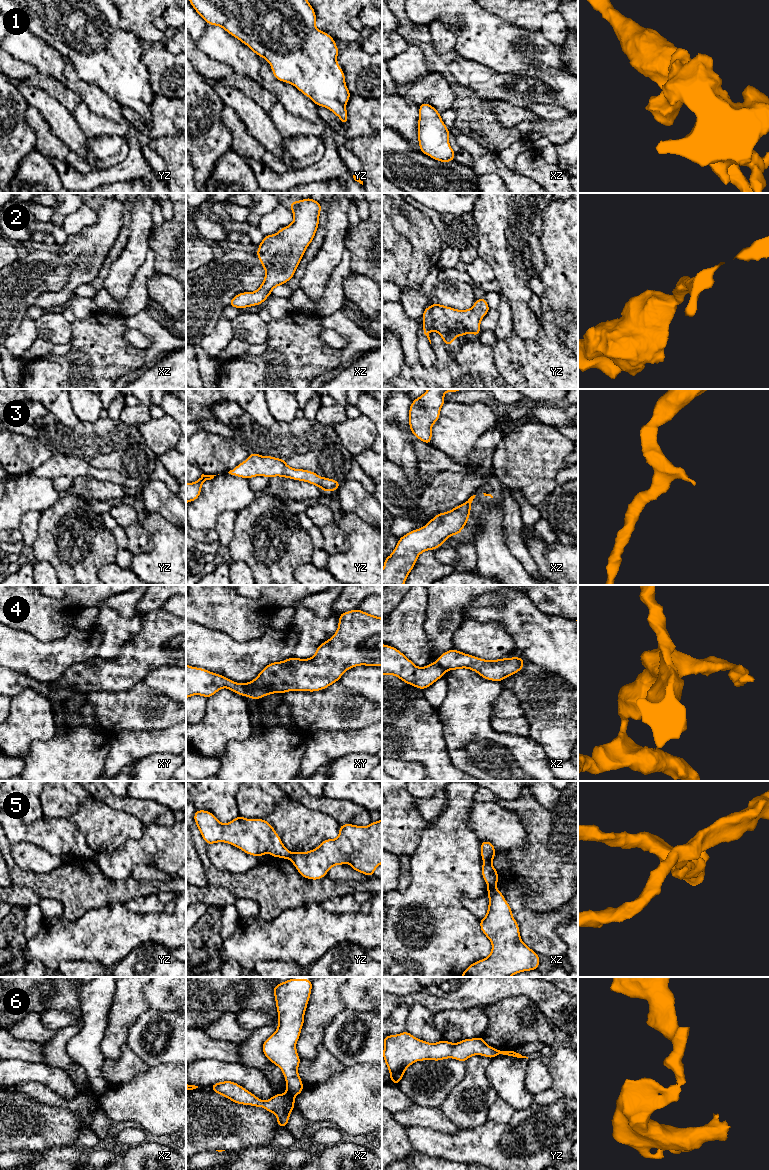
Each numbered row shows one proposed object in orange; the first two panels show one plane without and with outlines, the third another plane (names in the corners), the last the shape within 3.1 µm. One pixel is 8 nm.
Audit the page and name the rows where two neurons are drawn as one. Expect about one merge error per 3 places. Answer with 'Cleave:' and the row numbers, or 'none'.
Cleave: 4, 5, 6

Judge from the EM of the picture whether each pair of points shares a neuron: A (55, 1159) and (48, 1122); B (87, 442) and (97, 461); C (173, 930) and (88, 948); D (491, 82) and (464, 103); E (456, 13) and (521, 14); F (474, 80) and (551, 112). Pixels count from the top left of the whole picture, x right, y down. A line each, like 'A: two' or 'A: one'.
A: two
B: two
C: one
D: two
E: two
F: two

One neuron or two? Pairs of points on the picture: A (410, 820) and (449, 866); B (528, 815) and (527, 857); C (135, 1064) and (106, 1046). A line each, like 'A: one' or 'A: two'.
A: two
B: one
C: two

